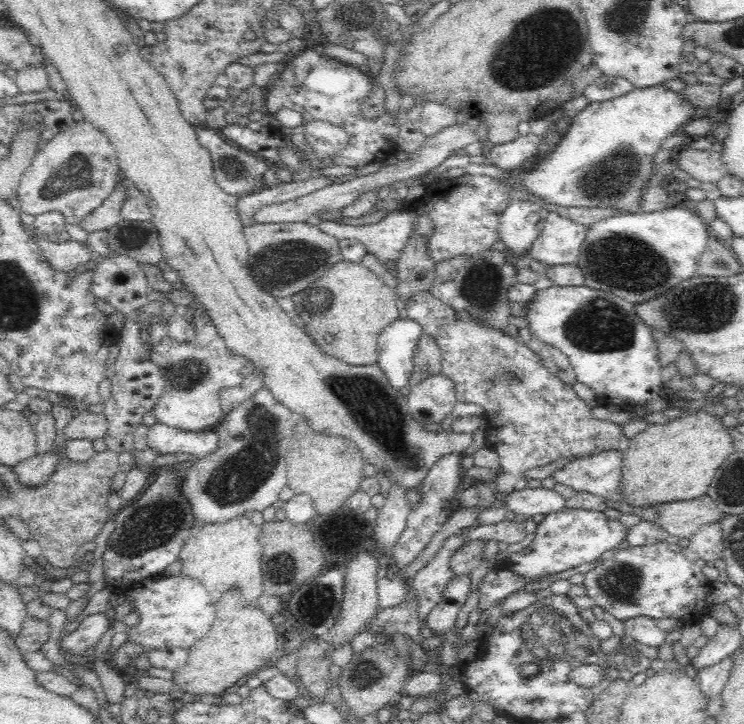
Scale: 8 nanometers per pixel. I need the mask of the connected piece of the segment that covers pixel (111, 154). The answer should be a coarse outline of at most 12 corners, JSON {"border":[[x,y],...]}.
{"border":[[84,117],[48,140],[17,188],[20,211],[82,219],[121,178]]}

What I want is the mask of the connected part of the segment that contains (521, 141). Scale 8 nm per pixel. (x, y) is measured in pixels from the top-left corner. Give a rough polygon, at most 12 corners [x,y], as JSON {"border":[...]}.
{"border":[[518,135],[495,145],[487,162],[516,172],[537,152],[540,138]]}

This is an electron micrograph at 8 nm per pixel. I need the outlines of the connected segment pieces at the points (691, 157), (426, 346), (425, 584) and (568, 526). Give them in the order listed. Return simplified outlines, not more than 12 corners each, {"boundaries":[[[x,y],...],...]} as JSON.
{"boundaries":[[[686,145],[676,153],[677,168],[700,182],[727,174],[714,150]],[[422,333],[409,387],[441,372],[441,350]],[[450,536],[410,584],[422,624],[456,576],[450,558],[464,542]],[[569,506],[546,515],[510,554],[524,581],[604,558],[628,528]]]}

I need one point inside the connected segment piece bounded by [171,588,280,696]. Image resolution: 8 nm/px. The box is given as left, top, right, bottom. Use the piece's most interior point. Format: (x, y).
(242, 640)

